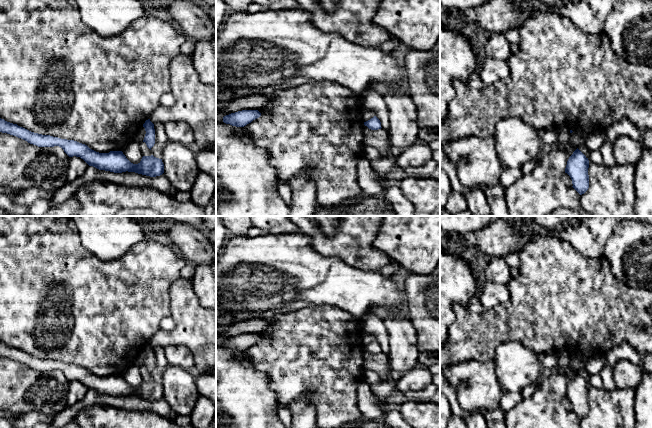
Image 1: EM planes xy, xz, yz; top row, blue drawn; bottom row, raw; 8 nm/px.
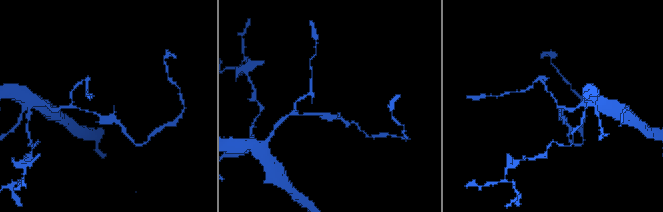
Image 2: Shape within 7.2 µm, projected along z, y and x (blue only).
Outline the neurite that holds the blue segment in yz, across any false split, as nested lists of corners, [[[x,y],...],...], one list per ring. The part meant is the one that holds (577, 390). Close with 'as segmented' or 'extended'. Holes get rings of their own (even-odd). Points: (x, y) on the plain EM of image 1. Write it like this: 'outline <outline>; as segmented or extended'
outline [[[577,372],[567,385],[565,397],[570,400],[572,411],[580,419],[584,418],[589,412],[588,392],[588,382]]]; as segmented

